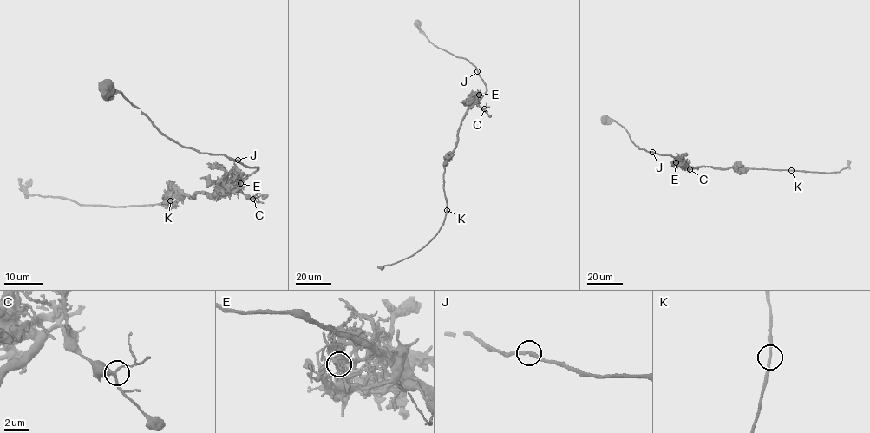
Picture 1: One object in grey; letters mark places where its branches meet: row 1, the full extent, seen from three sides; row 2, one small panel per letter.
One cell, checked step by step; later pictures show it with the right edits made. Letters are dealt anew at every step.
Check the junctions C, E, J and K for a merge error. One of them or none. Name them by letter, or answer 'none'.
E

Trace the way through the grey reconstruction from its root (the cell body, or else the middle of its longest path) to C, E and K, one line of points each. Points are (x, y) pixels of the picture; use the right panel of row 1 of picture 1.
C: (605, 118), (611, 118), (624, 127), (639, 148), (678, 158), (690, 169)
E: (605, 118), (611, 118), (624, 127), (639, 148), (670, 155), (681, 160), (676, 162)
K: (605, 118), (611, 118), (624, 127), (639, 148), (670, 155), (691, 167), (729, 168), (738, 166), (791, 170)

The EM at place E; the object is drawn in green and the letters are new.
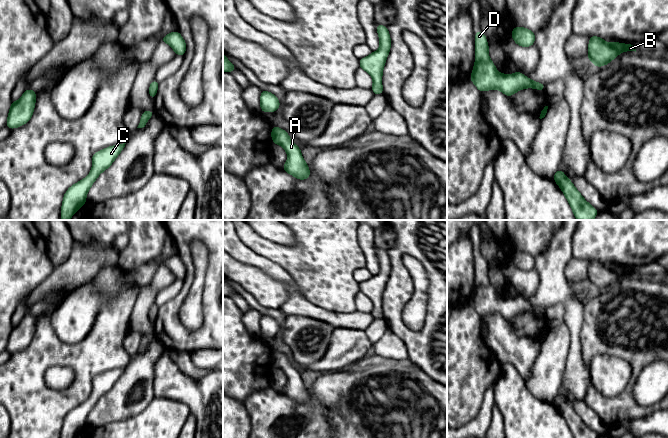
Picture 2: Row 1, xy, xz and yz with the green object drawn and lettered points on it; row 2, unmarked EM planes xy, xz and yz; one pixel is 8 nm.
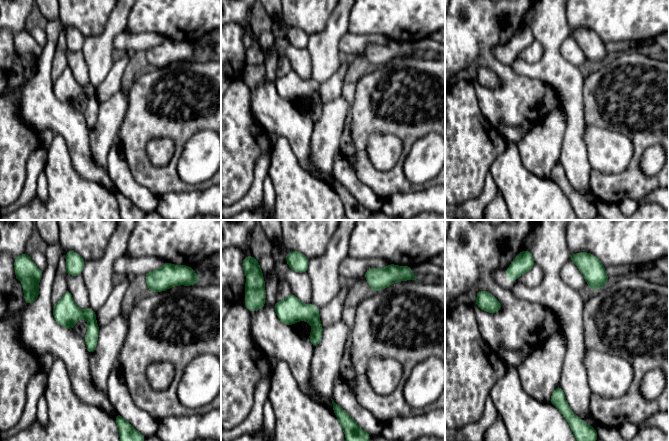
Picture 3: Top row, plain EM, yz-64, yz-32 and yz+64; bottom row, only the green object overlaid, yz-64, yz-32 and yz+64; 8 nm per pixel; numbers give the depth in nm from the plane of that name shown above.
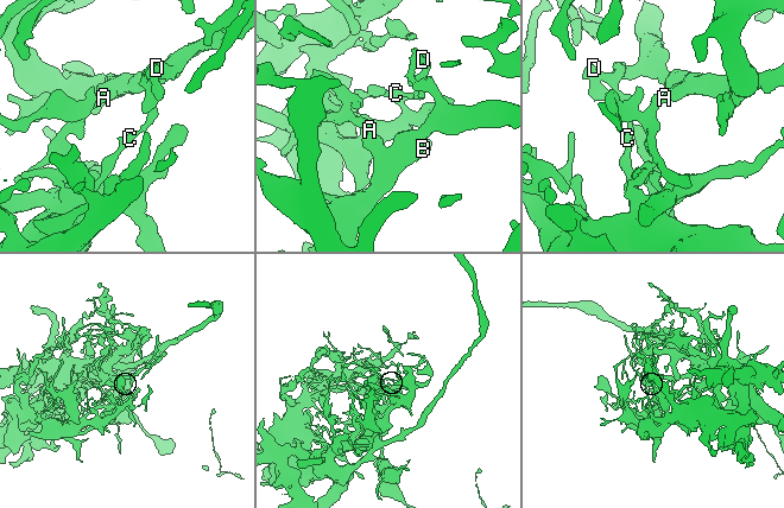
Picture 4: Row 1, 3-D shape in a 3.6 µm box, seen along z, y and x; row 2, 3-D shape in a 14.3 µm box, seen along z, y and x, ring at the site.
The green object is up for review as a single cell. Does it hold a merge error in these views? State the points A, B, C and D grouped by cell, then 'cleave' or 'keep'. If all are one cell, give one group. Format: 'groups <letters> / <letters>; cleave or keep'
groups A B D / C; cleave

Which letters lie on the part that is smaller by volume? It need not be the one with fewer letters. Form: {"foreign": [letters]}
{"foreign": ["C"]}

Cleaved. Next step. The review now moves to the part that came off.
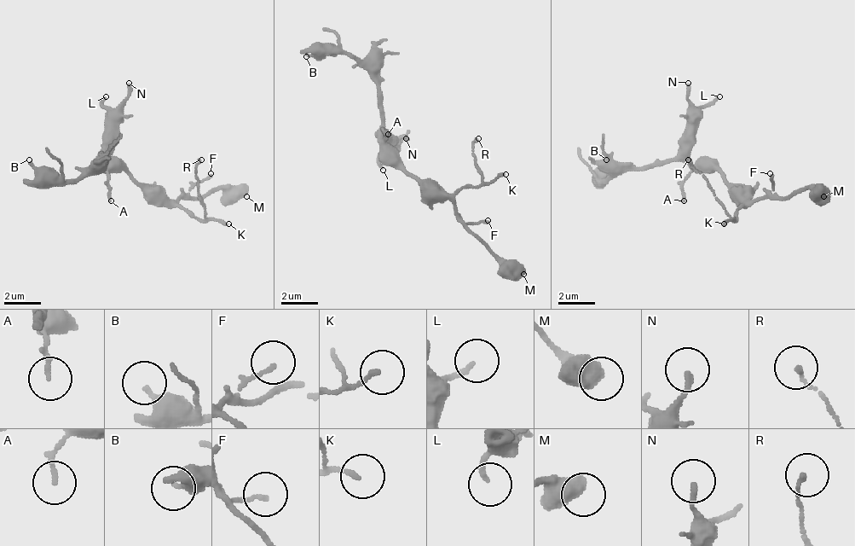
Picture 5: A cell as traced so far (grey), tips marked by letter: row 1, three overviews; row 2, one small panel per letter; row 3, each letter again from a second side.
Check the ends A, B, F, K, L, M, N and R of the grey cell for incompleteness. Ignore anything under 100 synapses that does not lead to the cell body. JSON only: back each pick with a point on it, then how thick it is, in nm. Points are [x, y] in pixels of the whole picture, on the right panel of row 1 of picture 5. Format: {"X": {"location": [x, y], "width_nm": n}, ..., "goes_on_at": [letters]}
{"B": {"location": [606, 159], "width_nm": 320}, "goes_on_at": ["B"]}

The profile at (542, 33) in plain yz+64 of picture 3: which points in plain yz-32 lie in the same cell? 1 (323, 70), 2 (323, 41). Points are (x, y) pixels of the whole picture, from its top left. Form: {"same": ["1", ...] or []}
{"same": ["1", "2"]}

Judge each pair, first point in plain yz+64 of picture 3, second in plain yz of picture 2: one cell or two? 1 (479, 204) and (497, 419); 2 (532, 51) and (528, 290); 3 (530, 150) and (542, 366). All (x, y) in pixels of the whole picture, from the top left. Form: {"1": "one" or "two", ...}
{"1": "two", "2": "one", "3": "one"}

